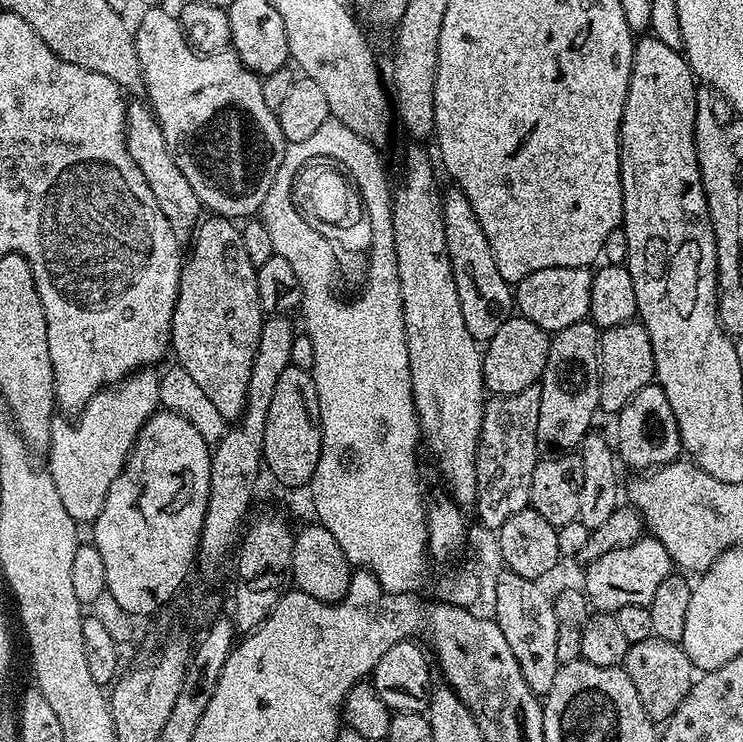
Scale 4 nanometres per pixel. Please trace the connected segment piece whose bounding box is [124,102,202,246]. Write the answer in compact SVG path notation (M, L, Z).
M129 103L125 107L126 126L126 146L130 158L134 158L134 166L142 170L142 178L146 178L146 186L150 186L150 194L154 194L154 202L158 202L158 210L166 214L166 222L170 222L170 230L174 233L174 238L182 246L192 243L192 237L196 235L196 229L202 219L202 205L198 194L190 187L190 182L182 175L182 170L178 170L170 150L166 146L166 138L162 138L162 126L156 121L147 103Z

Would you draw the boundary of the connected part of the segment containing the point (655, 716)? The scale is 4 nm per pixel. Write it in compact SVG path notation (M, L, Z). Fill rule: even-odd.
M656 636L646 638L646 642L628 645L628 653L622 665L624 673L634 682L642 710L653 722L666 722L682 706L682 698L694 683L694 667L680 644L660 640ZM693 674L693 676L692 676Z

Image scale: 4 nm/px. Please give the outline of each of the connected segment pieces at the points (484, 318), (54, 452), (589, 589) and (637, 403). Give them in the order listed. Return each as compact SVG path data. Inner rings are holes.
M449 188L449 192L445 191L442 196L442 222L446 230L446 250L450 258L454 286L458 290L458 302L462 302L462 319L466 321L466 330L470 330L477 343L484 344L494 338L494 334L498 334L498 329L502 327L502 322L513 315L514 288L510 281L498 274L498 266L494 266L494 254L490 250L490 242L486 242L486 234L482 234L482 226L478 226L474 206L470 206L466 194L462 194L459 188Z
M155 371L134 372L119 384L103 388L73 419L76 420L73 424L68 418L53 419L46 467L52 475L54 490L58 490L58 498L62 498L62 506L66 506L66 514L77 525L91 525L102 514L106 494L110 494L110 486L114 486L114 480L132 453L142 426L161 407L160 376L152 372Z
M641 538L633 544L603 554L597 561L587 565L583 572L582 591L587 596L589 605L597 613L615 614L622 610L622 606L649 604L658 591L658 586L662 586L662 582L673 575L674 565L662 542L655 538Z
M653 382L642 386L630 402L615 417L616 440L614 436L614 448L619 459L624 460L636 470L655 470L664 464L671 464L673 460L679 460L682 456L680 446L680 431L678 422L674 418L674 410L666 398L664 389Z

